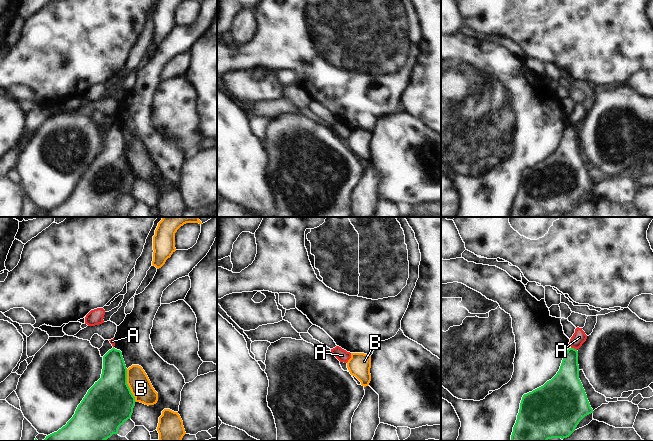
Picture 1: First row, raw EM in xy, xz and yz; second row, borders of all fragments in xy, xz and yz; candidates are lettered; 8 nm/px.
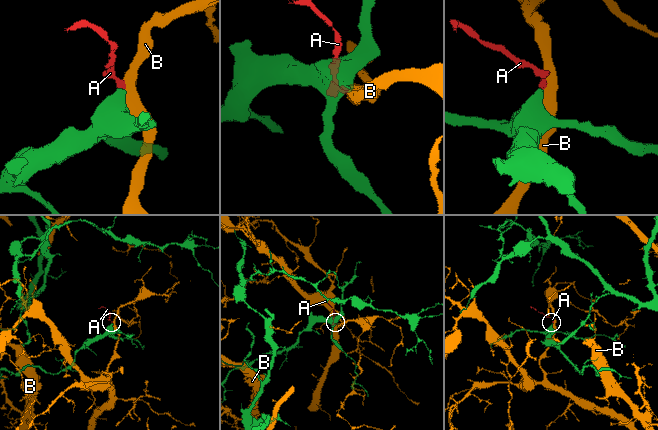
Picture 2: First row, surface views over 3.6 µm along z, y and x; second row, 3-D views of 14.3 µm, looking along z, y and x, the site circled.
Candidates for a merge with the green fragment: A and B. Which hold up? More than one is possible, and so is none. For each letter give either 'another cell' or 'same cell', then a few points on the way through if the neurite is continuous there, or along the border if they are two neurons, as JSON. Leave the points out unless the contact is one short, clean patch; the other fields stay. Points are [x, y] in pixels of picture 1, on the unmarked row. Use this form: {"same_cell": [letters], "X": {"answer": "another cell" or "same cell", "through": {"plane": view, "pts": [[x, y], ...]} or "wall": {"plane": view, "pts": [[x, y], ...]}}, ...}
{"same_cell": [], "A": {"answer": "another cell", "wall": {"plane": "yz", "pts": [[571, 123], [576, 126]]}}, "B": {"answer": "another cell", "wall": {"plane": "xy", "pts": [[126, 145], [126, 159], [136, 177]]}}}

